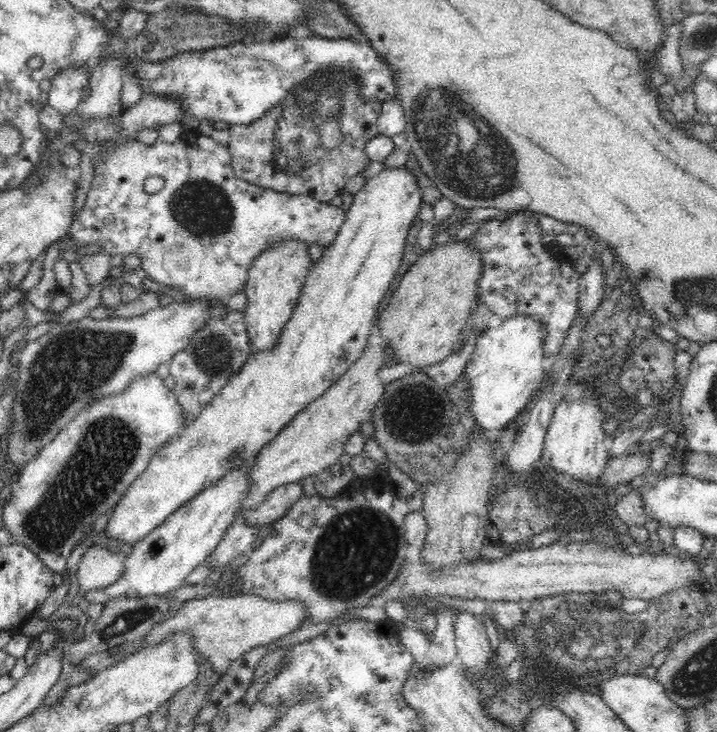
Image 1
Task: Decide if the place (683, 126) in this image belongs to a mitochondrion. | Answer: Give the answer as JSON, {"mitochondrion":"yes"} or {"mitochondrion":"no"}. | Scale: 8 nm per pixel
{"mitochondrion":"no"}

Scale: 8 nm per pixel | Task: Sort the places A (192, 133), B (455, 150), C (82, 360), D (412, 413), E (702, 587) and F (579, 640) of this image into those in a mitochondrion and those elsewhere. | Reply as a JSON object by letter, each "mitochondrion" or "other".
{"A":"other","B":"mitochondrion","C":"mitochondrion","D":"mitochondrion","E":"other","F":"mitochondrion"}

